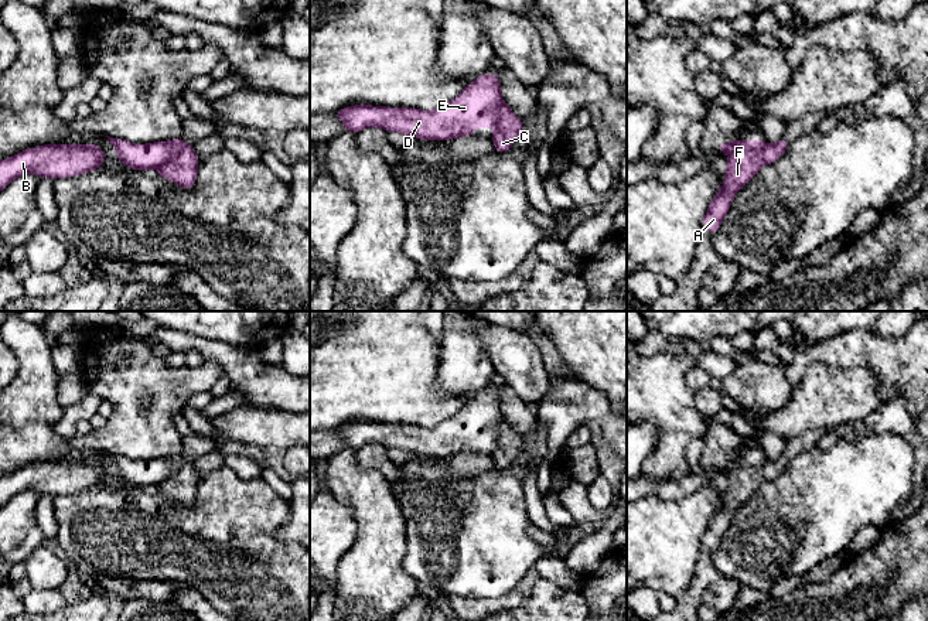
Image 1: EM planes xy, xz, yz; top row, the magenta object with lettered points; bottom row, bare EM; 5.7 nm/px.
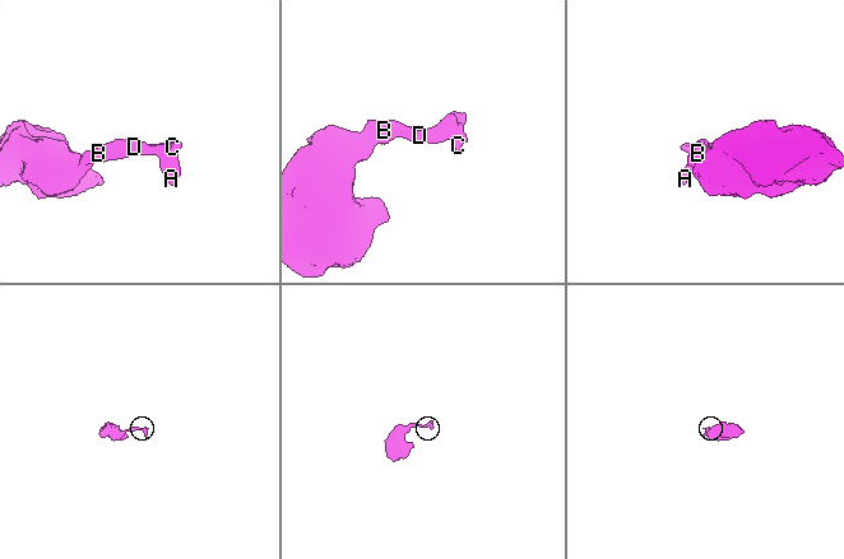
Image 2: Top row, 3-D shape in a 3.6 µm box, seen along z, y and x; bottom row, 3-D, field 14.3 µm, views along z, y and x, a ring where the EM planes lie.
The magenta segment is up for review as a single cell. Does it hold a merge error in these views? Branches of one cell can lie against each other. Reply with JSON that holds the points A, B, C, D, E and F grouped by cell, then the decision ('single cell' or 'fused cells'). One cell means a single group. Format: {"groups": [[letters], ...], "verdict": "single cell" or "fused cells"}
{"groups": [["A", "C", "F"], ["B", "D", "E"]], "verdict": "fused cells"}

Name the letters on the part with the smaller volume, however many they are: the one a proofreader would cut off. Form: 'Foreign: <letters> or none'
Foreign: A, C, F

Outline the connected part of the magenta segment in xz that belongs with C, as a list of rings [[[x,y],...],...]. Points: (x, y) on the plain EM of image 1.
[[[502,420],[499,423],[498,444],[491,453],[495,463],[495,468],[508,468],[515,460],[515,457],[522,451],[522,447],[522,437],[511,427],[506,420]]]

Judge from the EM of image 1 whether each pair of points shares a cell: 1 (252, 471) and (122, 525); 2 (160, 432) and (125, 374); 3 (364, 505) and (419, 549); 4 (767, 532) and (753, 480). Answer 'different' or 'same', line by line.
1: different
2: same
3: different
4: different

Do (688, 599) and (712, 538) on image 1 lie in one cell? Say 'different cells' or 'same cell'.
same cell

